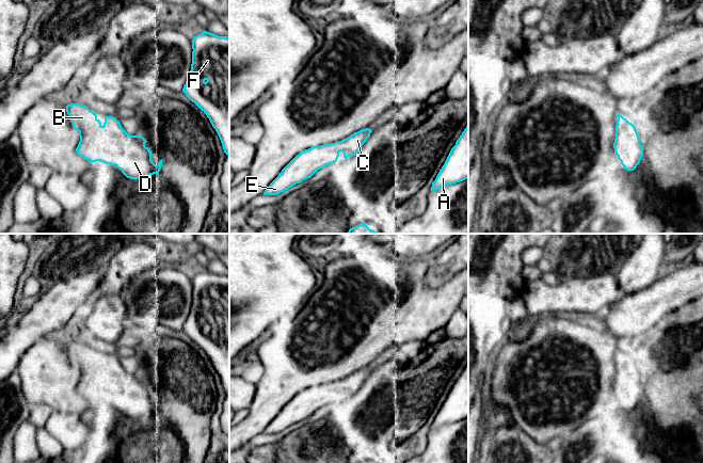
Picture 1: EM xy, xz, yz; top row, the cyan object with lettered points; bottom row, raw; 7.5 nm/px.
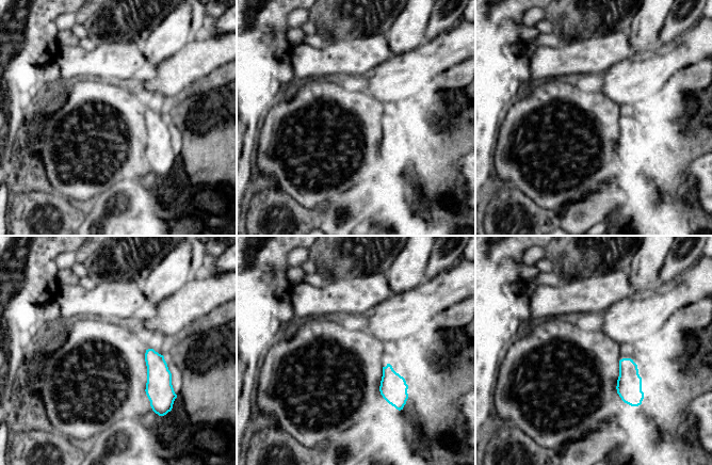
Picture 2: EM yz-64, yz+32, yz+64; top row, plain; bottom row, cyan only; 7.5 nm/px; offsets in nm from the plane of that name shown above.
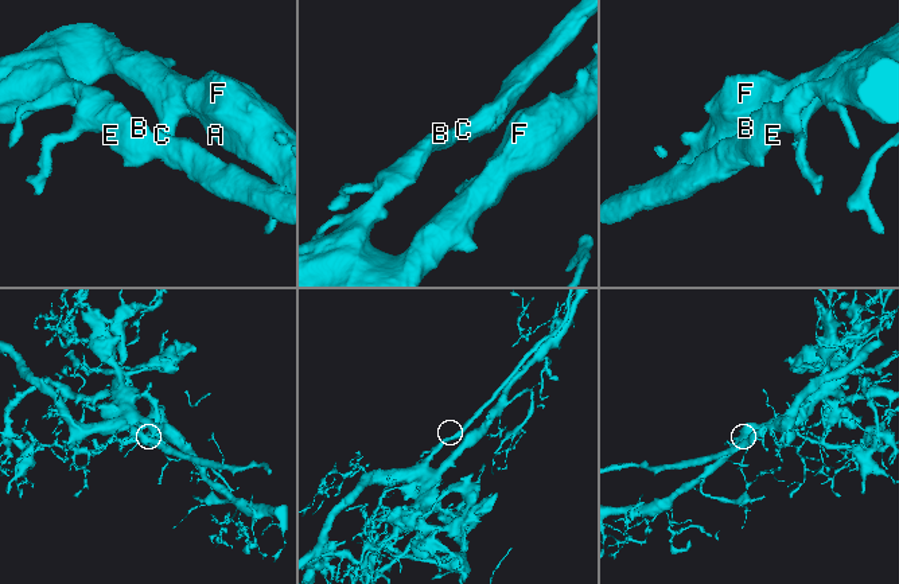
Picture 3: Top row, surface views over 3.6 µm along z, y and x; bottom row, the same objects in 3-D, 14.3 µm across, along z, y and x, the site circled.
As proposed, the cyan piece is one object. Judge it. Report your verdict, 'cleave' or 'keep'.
keep

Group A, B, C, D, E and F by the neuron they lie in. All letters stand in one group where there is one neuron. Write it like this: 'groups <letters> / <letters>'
groups A B C D E F

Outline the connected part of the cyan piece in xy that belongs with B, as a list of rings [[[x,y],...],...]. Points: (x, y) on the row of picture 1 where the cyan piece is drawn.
[[[71,103],[66,106],[66,112],[70,117],[74,129],[79,132],[80,142],[76,148],[79,157],[96,162],[100,161],[110,165],[115,165],[122,173],[130,179],[141,179],[150,175],[159,176],[162,166],[162,159],[156,165],[151,160],[151,153],[145,146],[147,142],[142,135],[130,135],[122,127],[119,121],[113,116],[106,116],[101,124],[96,113],[86,106]]]

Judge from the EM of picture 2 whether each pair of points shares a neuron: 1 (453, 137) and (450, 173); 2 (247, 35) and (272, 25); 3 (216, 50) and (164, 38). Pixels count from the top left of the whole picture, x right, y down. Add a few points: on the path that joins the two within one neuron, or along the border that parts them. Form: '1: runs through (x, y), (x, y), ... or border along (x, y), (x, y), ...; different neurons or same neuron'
1: runs through (452, 145), (450, 148), (450, 164); same neuron
2: runs through (254, 29), (258, 25), (265, 25); same neuron
3: border along (192, 38), (167, 59); different neurons

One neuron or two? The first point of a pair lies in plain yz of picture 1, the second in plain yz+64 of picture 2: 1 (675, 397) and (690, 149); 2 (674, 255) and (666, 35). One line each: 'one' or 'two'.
1: one
2: one

